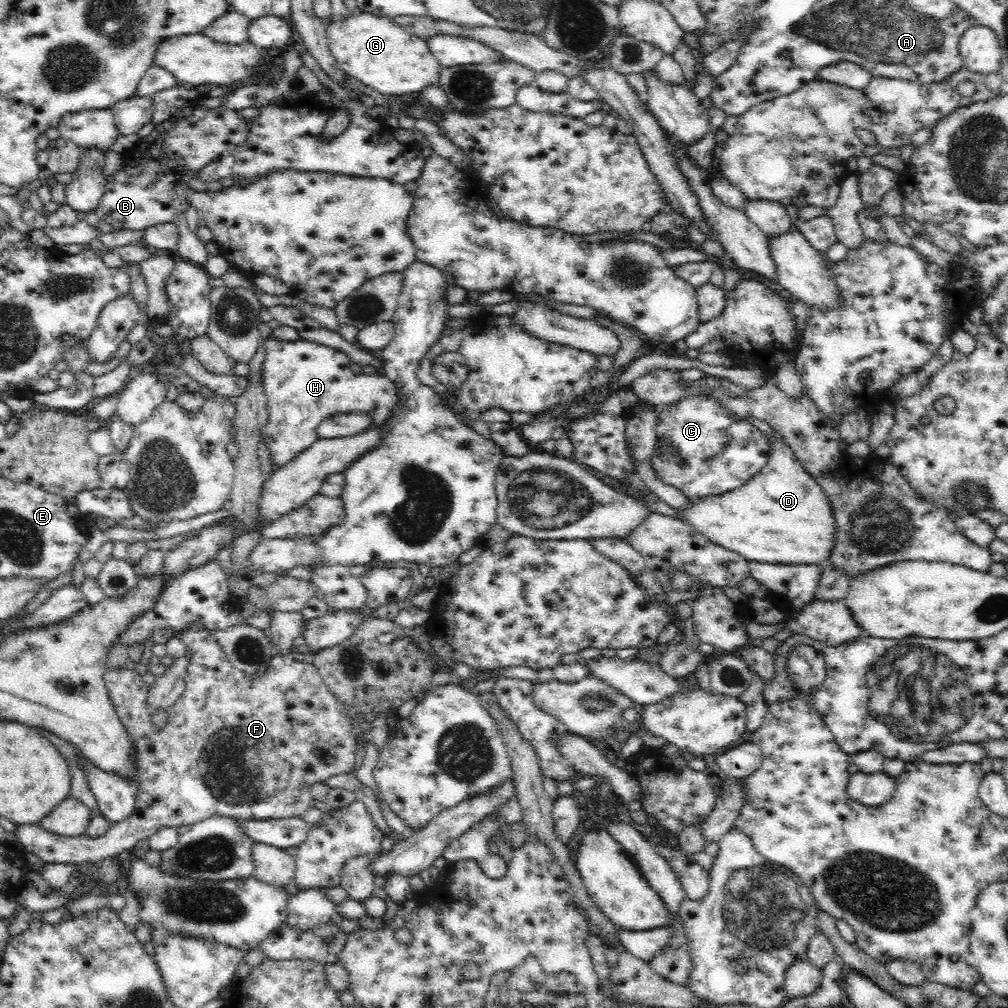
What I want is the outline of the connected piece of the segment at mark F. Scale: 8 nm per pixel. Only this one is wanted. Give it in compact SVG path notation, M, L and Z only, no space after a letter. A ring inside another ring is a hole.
M205 625L179 629L177 638L190 651L190 658L184 675L185 689L176 701L182 706L170 706L164 729L157 731L150 722L146 704L148 686L142 683L135 669L108 667L103 676L115 712L136 743L134 813L120 824L112 824L110 830L98 838L60 836L42 828L40 823L15 824L17 842L43 862L76 866L97 863L129 851L160 828L190 826L214 816L244 820L302 817L313 806L310 791L313 784L324 783L326 778L347 773L357 766L359 755L350 725L352 721L348 719L350 709L328 692L313 664L298 662L291 651L286 651L273 656L270 670L264 676L252 679L232 666L215 634Z

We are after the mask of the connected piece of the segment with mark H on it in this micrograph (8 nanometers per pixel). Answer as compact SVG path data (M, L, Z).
M265 330L262 340L265 360L259 376L267 402L268 424L262 428L261 442L271 452L269 457L275 468L288 464L299 452L310 448L319 439L316 428L324 419L336 413L366 412L378 427L400 399L382 371L374 375L354 373L345 352L302 339L276 342L266 334L270 332Z

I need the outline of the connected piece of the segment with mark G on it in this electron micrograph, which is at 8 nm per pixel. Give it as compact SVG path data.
M352 12L325 27L332 56L341 70L372 86L381 95L422 93L426 86L438 83L441 69L426 40L408 33L394 19L370 12Z

